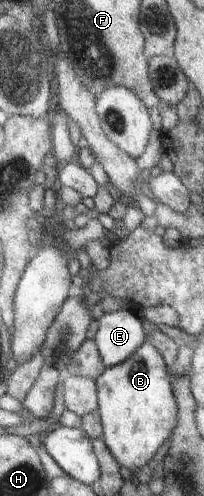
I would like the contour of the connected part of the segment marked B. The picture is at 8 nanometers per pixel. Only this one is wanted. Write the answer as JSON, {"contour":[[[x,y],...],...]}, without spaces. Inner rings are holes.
{"contour":[[[146,340],[145,344],[124,363],[116,367],[108,367],[98,376],[97,380],[97,408],[100,413],[103,433],[101,439],[106,443],[110,454],[129,471],[140,471],[152,460],[152,456],[171,440],[176,426],[176,394],[172,394],[173,384],[170,384],[168,370],[162,355]]]}

